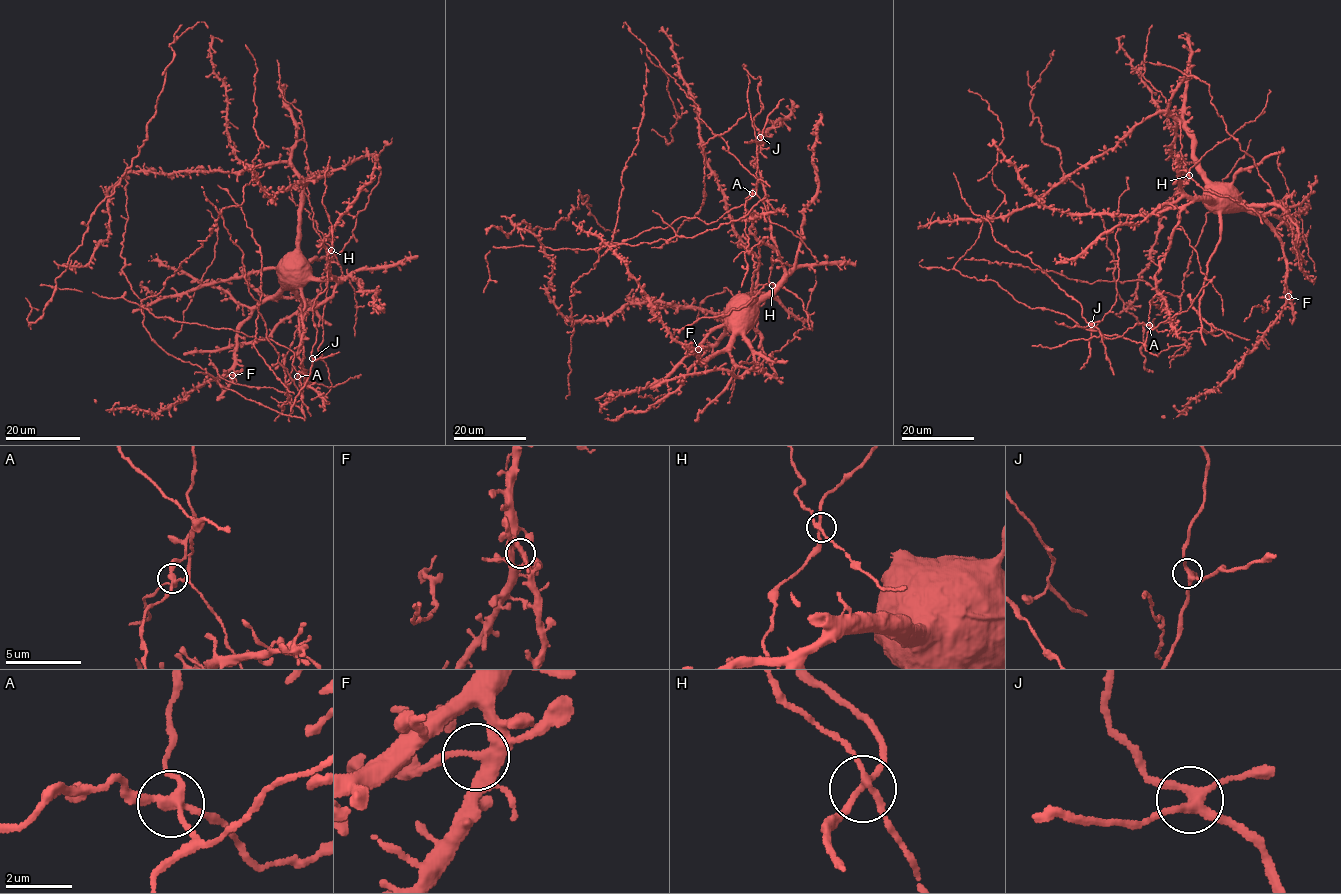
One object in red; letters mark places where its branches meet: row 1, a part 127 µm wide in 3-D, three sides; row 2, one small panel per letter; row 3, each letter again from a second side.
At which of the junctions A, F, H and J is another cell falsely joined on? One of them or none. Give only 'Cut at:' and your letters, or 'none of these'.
Cut at: A

